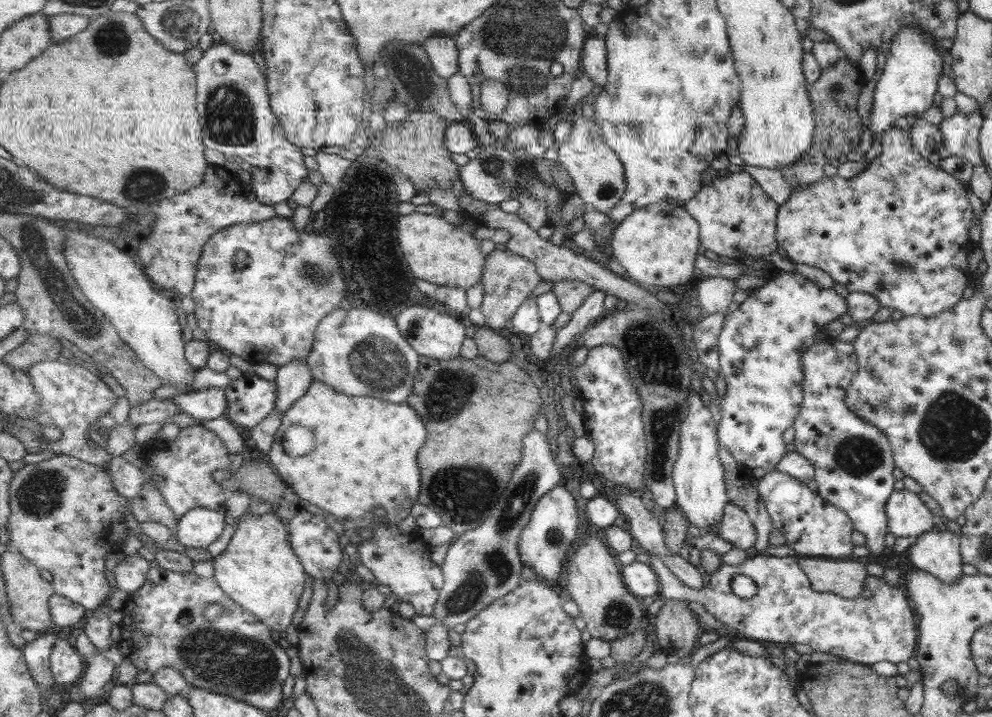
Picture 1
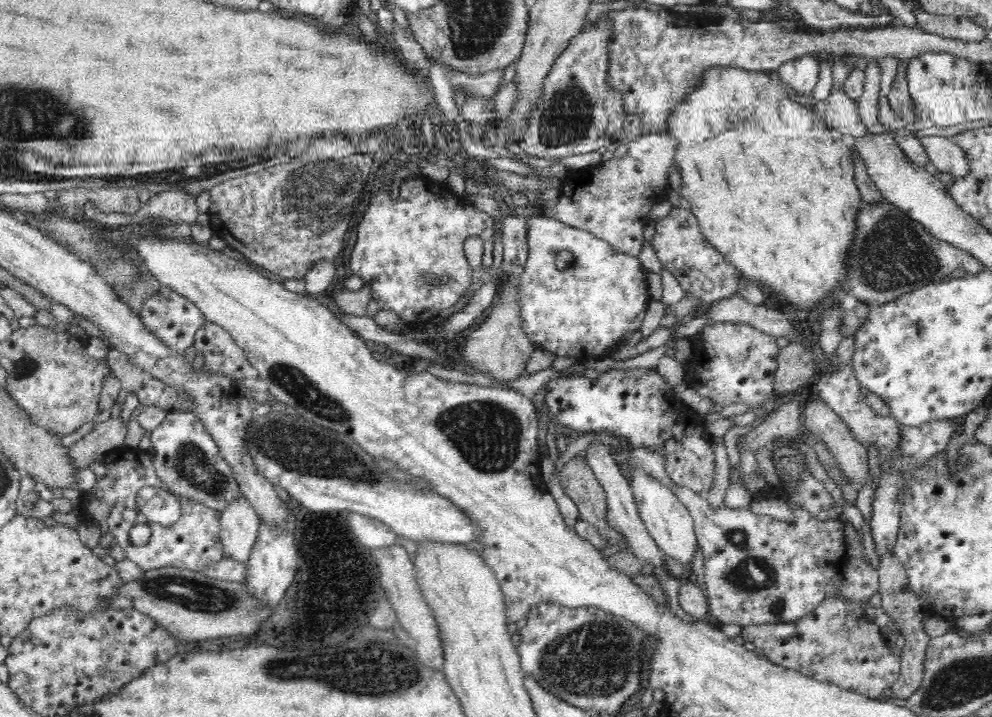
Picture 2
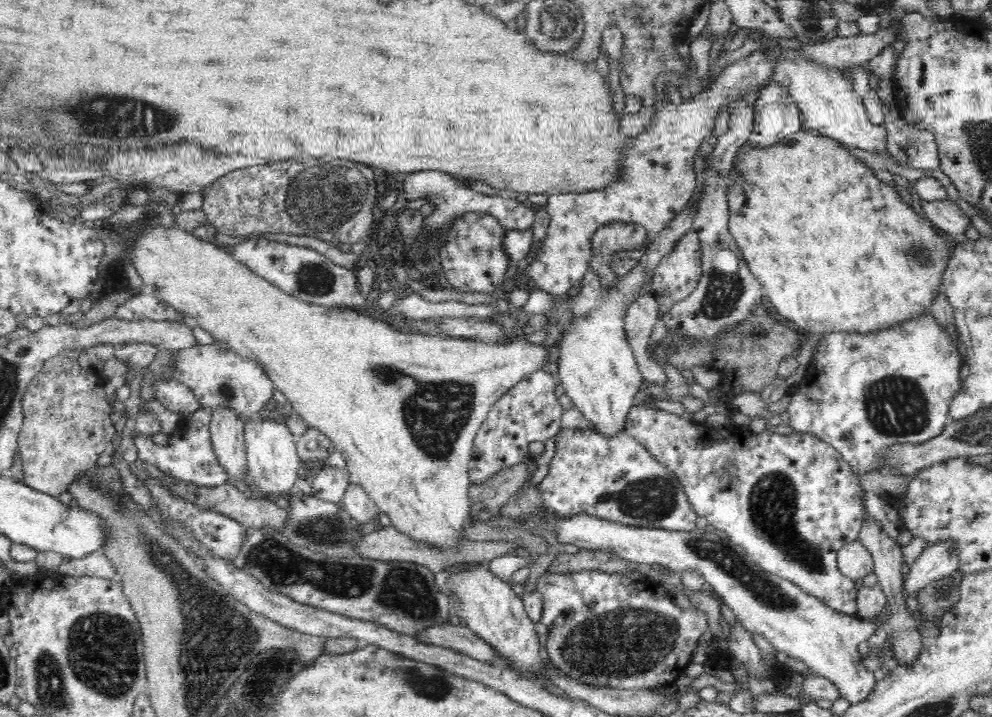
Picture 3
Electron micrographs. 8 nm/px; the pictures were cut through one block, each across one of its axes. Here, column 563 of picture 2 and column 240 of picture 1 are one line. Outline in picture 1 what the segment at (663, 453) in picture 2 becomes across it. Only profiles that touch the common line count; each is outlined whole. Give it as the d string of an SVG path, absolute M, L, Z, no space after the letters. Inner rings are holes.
M254 372L232 377L226 386L226 418L252 429L268 417L277 406L277 383L265 380Z

